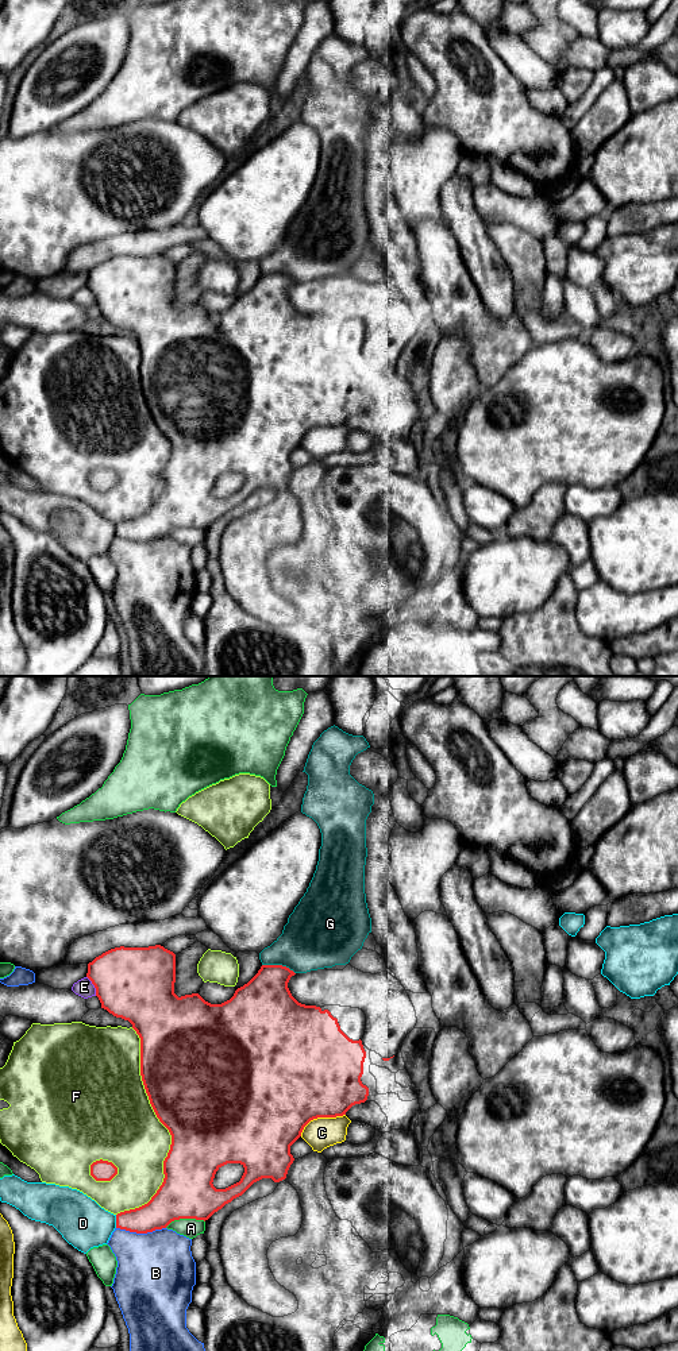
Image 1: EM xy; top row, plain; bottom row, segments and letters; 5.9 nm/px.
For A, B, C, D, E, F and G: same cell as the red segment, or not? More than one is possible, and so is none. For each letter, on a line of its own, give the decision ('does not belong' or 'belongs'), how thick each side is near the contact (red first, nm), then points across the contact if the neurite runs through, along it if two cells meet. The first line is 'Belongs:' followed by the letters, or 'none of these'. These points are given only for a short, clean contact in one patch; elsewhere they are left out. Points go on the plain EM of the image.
Belongs: none of these
A: does not belong; 320 nm thick on the red side, 110 nm on the other
B: does not belong; 220 nm thick on the red side, 460 nm on the other
C: does not belong; 500 nm thick on the red side, 190 nm on the other
D: does not belong; 180 nm thick on the red side, 300 nm on the other
E: does not belong; 440 nm thick on the red side, 110 nm on the other
F: does not belong; 500 nm thick on the red side, 400 nm on the other
G: does not belong; 340 nm thick on the red side, 360 nm on the other; border along xy (262, 273), (281, 273), (295, 282)

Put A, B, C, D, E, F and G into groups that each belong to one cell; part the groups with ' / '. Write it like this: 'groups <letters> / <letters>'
groups A / B / C / D / E / F / G

